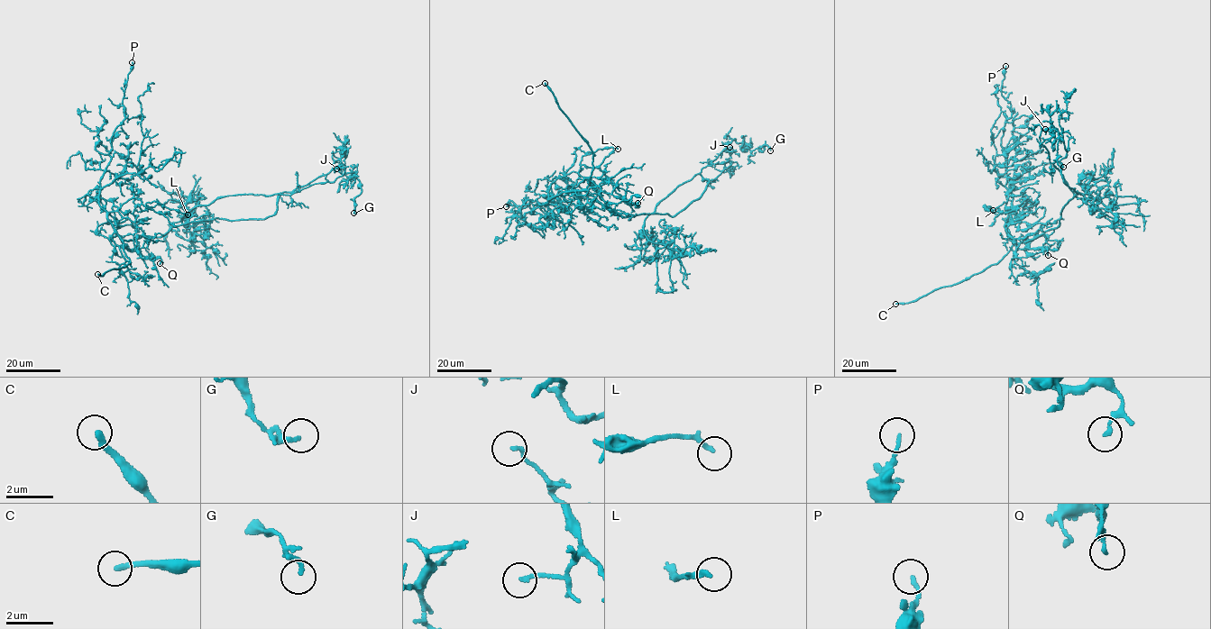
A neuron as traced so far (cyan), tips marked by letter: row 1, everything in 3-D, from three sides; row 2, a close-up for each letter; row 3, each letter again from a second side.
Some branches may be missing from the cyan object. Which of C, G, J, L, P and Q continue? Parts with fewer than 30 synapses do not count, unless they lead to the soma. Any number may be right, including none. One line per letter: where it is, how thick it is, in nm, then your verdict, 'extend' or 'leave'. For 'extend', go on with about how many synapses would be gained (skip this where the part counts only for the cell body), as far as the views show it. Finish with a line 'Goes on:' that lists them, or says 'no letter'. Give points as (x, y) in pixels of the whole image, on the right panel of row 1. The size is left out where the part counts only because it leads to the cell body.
C: at (895, 304); 260 nm thick; extend
G: at (1063, 167); 200 nm thick; leave
J: at (1045, 129); 160 nm thick; leave
L: at (993, 210); 200 nm thick; leave
P: at (1005, 66); 140 nm thick; leave
Q: at (1048, 255); 130 nm thick; leave
Goes on: C

